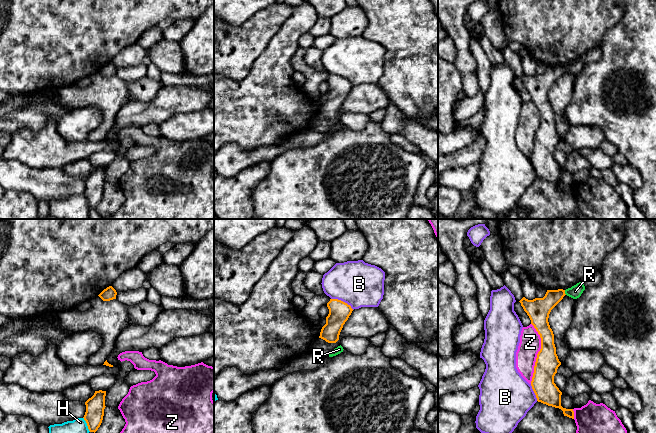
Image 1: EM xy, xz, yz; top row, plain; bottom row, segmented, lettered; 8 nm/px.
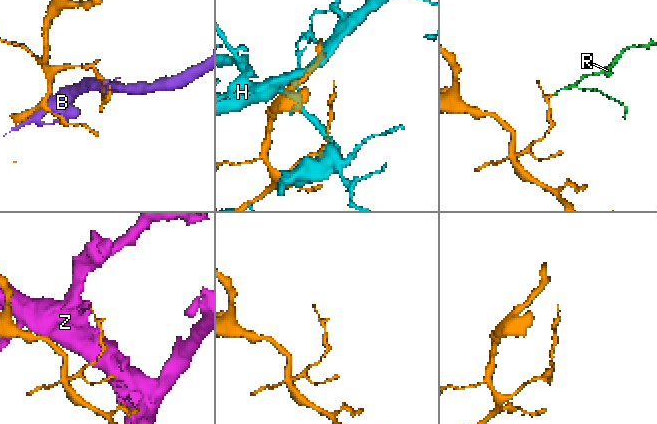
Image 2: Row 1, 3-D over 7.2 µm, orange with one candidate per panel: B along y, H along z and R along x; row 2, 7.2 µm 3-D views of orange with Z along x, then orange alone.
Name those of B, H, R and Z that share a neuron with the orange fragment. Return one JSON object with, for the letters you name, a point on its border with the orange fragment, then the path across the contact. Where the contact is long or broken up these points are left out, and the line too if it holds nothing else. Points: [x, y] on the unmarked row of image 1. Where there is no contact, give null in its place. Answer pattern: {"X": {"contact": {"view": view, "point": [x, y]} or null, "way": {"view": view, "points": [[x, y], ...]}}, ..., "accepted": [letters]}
{"accepted": []}

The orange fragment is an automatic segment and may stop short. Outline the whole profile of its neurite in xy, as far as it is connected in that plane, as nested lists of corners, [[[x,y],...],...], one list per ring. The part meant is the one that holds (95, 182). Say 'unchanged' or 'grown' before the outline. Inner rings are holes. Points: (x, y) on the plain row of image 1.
unchanged | [[[95,167],[94,171],[85,178],[86,188],[83,194],[90,208],[95,209],[102,199],[106,183],[105,172],[106,167]]]

